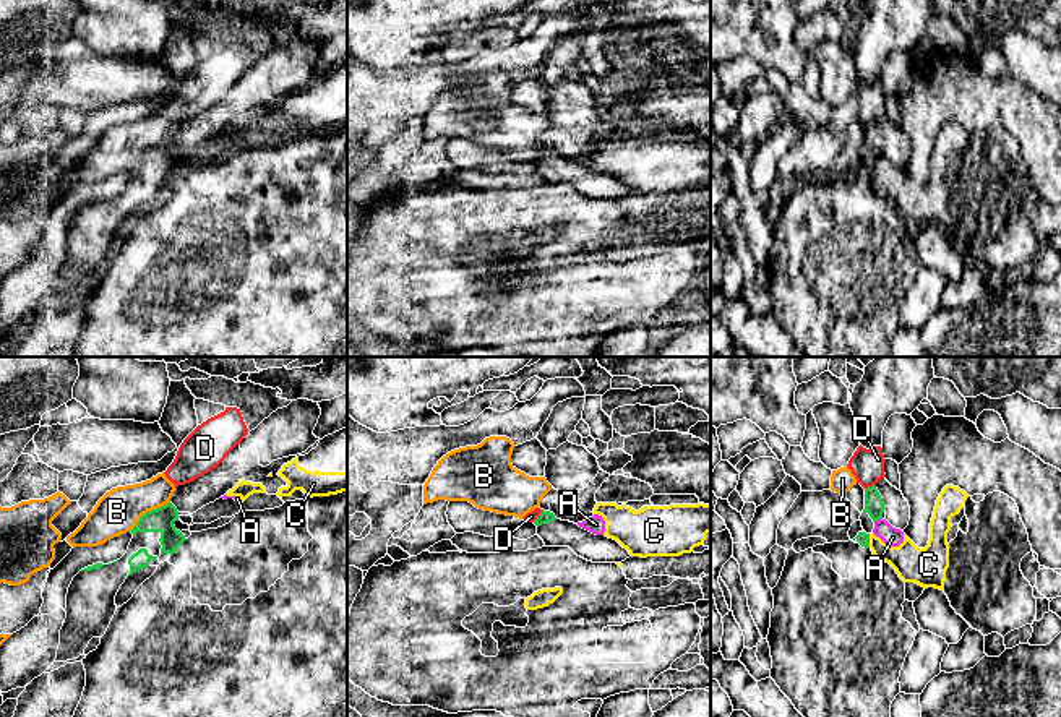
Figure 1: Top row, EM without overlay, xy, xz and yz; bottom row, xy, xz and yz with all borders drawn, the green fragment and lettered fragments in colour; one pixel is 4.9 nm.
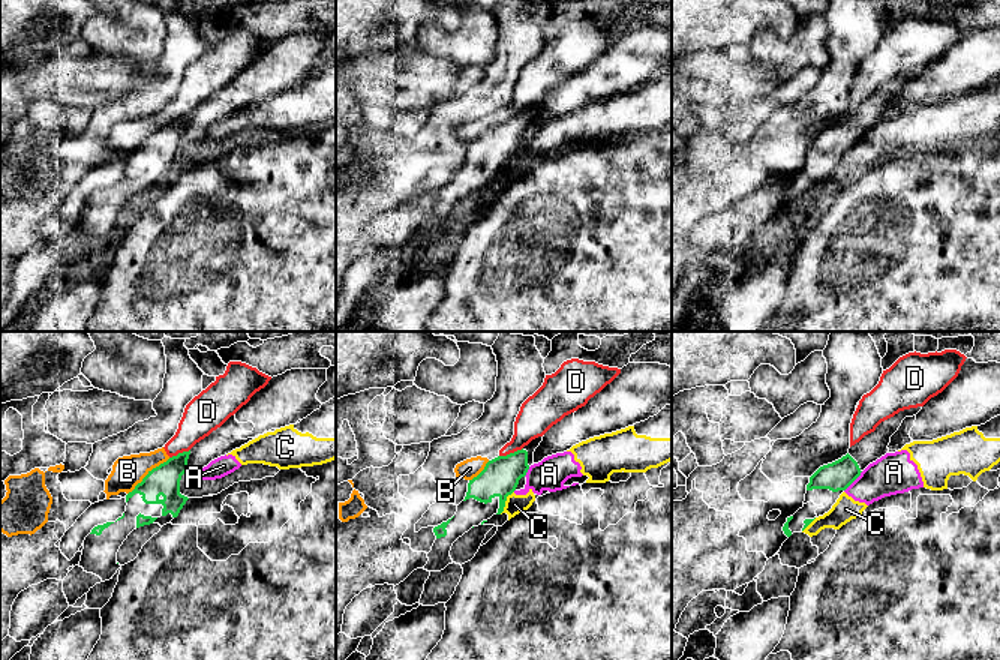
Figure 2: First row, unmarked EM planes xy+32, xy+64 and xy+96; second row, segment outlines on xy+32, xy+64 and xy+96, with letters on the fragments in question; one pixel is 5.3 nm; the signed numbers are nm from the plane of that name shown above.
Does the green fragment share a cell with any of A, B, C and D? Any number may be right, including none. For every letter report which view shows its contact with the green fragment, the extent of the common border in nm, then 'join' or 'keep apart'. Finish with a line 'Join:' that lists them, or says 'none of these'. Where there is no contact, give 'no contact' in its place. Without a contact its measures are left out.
A: contact in yz; length 50 nm; keep apart
B: contact in xy; length 260 nm; keep apart
C: contact in yz; length 70 nm; keep apart
D: contact in xz; length 80 nm; keep apart
Join: none of these

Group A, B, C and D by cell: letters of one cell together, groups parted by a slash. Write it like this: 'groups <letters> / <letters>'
groups A C / B D

